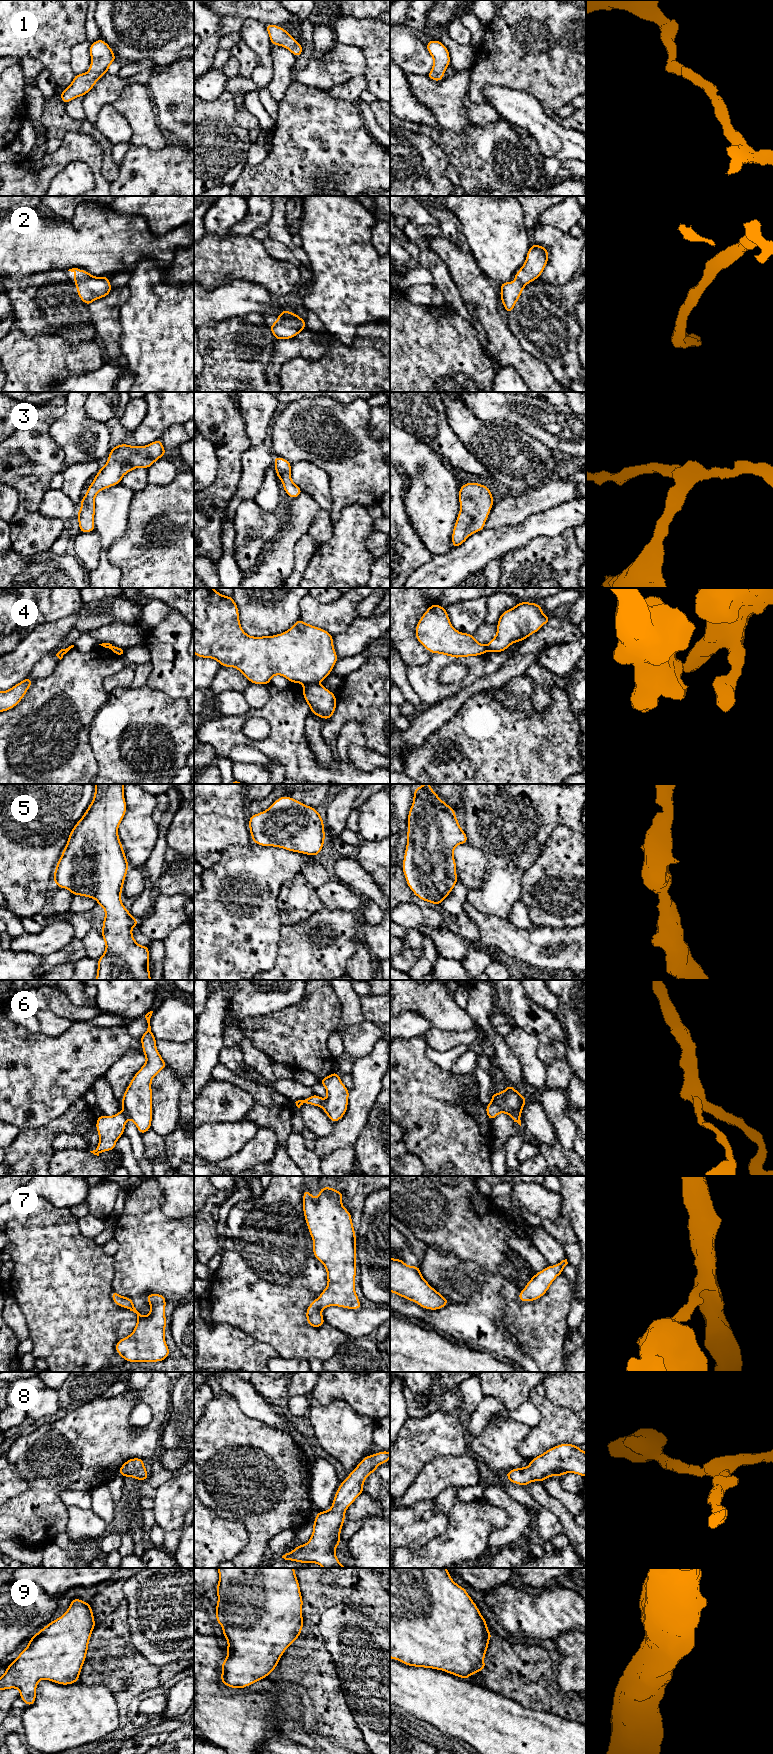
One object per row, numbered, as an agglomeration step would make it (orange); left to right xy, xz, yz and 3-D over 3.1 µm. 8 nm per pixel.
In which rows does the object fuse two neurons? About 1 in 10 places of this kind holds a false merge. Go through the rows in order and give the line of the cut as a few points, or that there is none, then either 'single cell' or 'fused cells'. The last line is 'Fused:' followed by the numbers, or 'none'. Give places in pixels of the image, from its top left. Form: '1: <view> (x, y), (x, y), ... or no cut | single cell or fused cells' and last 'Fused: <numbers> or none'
1: no cut | single cell
2: no cut | single cell
3: no cut | single cell
4: xz (316, 682), (304, 685) | fused cells
5: no cut | single cell
6: xy (124, 1110), (128, 1117) | fused cells
7: no cut | single cell
8: no cut | single cell
9: no cut | single cell
Fused: 4, 6

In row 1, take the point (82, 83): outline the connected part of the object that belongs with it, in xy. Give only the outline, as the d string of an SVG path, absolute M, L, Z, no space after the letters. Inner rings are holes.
M102 39L91 43L89 53L91 56L89 71L75 74L71 84L61 92L60 98L64 104L86 95L97 81L108 72L110 64L117 61L111 47Z

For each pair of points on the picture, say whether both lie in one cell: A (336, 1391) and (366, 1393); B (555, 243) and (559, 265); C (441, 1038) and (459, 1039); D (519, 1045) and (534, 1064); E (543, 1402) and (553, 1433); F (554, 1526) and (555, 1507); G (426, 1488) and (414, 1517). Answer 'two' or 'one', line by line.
A: one
B: one
C: one
D: one
E: one
F: two
G: two

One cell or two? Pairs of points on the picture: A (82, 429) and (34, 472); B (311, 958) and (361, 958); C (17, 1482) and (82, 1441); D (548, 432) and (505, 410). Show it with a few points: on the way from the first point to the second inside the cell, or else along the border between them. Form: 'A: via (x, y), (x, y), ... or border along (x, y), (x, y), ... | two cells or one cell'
A: border along (50, 427), (50, 437), (64, 453), (64, 468) | two cells
B: border along (360, 939), (354, 942), (354, 953), (345, 969) | two cells
C: border along (10, 1462), (28, 1482), (28, 1487), (13, 1498) | two cells
D: via (537, 421), (529, 413), (516, 410) | one cell

